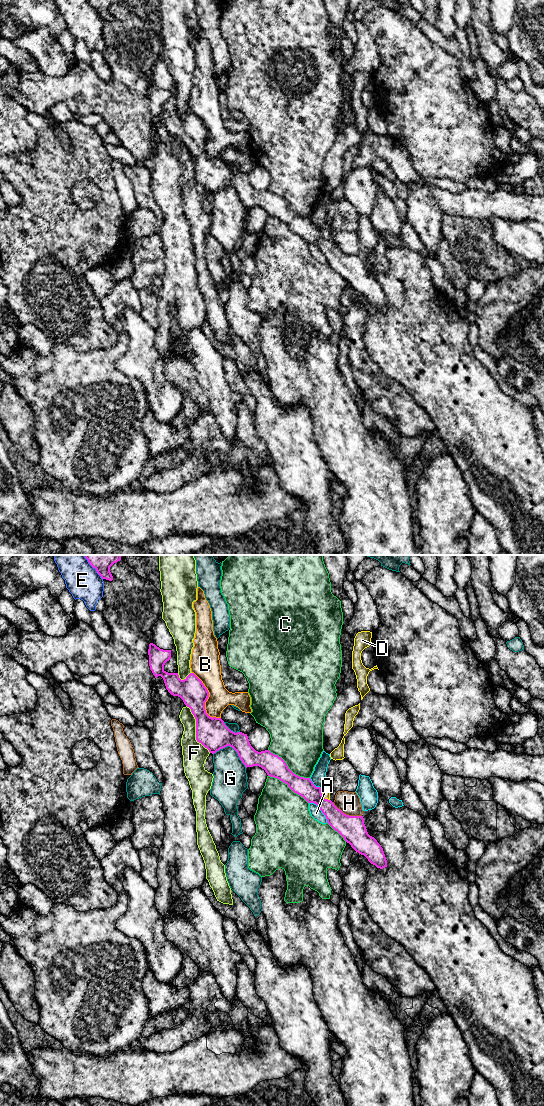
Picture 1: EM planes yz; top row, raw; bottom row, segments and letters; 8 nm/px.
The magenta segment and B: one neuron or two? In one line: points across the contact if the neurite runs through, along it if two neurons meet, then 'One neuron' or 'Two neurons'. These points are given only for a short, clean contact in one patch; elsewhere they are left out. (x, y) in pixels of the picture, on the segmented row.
Two neurons

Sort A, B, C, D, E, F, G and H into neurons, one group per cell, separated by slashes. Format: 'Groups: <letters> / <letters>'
Groups: A / B / C / D / E / F / G / H

